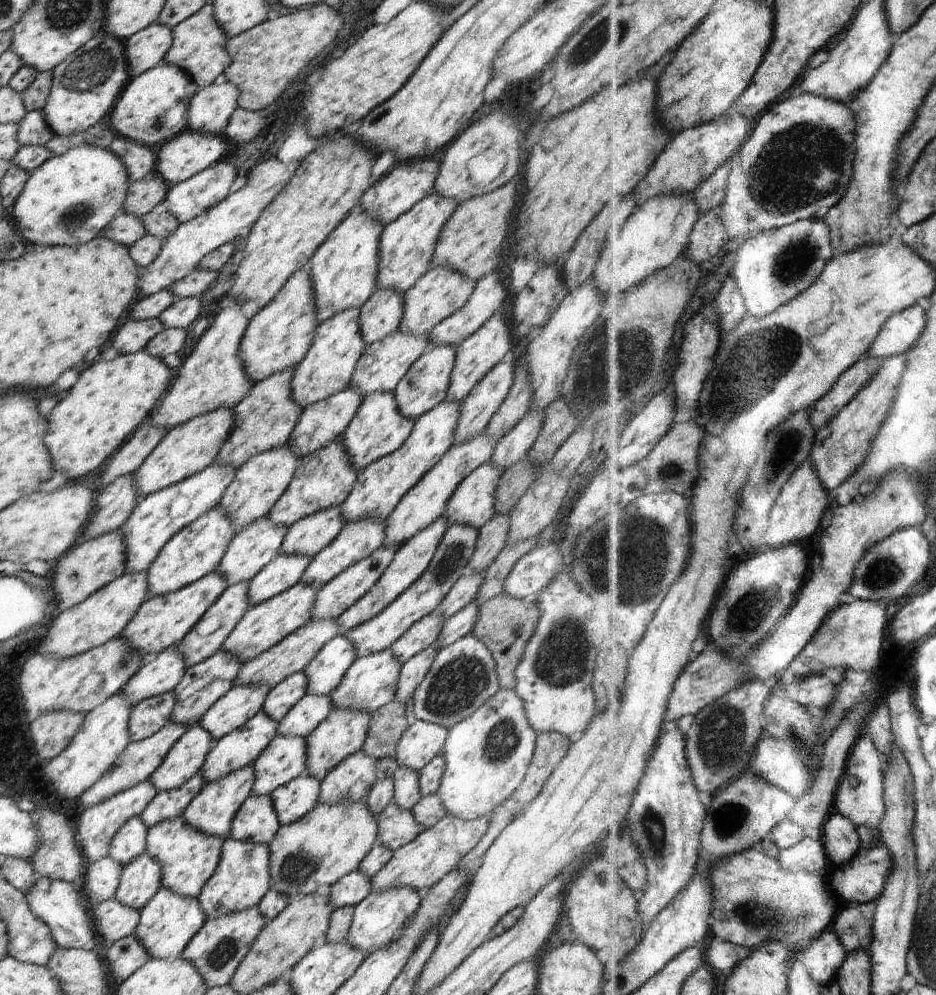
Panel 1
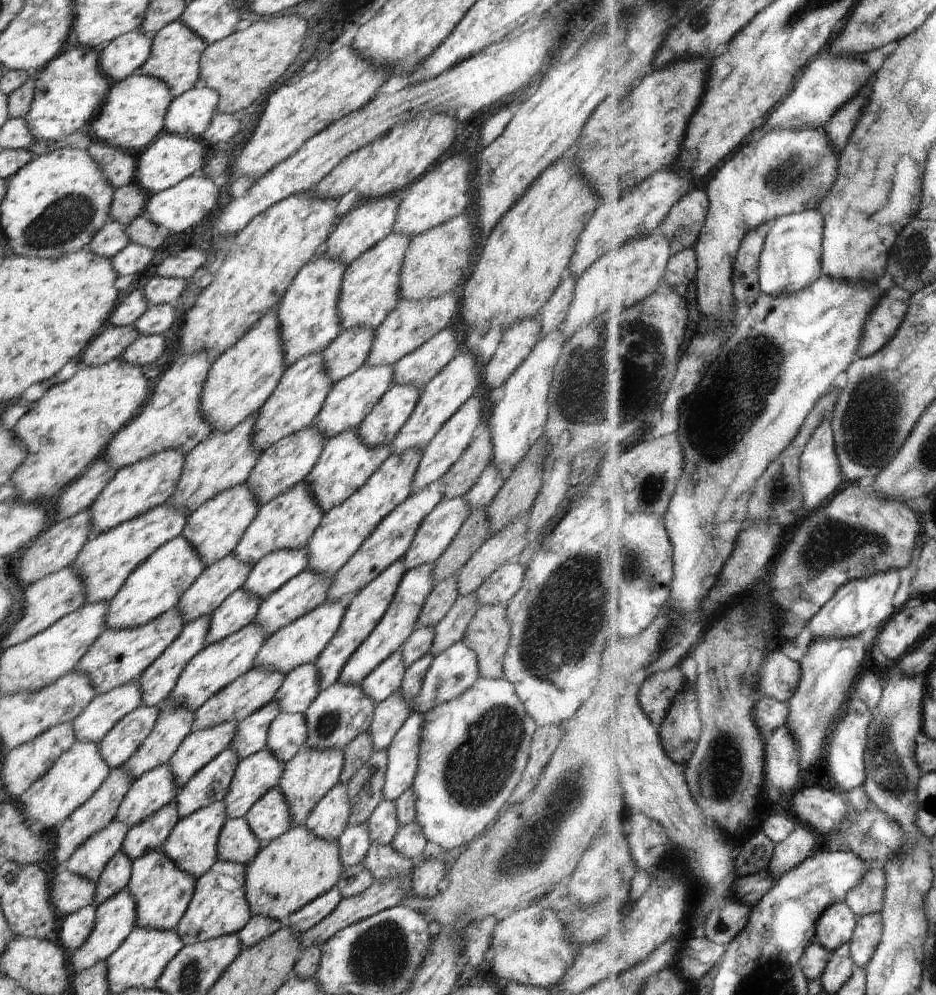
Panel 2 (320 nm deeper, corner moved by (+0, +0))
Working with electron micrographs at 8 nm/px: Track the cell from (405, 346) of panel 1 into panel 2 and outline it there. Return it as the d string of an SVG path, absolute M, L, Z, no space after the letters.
M364 364L350 376L339 380L331 386L330 392L323 402L320 412L313 420L321 434L329 440L342 431L356 429L370 414L376 403L390 390L393 382L393 365L369 367Z

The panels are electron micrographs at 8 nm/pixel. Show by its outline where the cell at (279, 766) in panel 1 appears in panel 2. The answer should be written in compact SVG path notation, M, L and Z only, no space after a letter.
M266 749L240 759L223 798L227 820L244 817L263 794L277 786L283 770L284 763Z

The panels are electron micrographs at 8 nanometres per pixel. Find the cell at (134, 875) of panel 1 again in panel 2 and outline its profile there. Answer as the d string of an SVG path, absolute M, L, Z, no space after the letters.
M126 888L97 906L92 932L82 946L69 953L68 966L70 966L73 975L105 961L128 938L128 935L135 929L135 902L136 900Z

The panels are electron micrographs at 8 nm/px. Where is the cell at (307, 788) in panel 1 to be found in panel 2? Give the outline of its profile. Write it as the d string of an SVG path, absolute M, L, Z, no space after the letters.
M276 786L263 794L244 818L257 839L266 845L292 828L291 816L282 791Z

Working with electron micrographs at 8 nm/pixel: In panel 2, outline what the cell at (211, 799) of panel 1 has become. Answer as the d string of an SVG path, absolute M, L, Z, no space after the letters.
M222 800L210 803L210 806L197 810L185 819L180 819L160 850L181 871L189 874L192 878L199 879L212 868L212 865L218 859L218 837L224 823L227 821L226 811L225 802Z

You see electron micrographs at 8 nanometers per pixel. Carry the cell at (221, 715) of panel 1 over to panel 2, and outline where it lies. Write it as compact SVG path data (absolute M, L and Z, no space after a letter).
M238 721L190 733L169 760L175 784L181 789L206 763L228 750Z

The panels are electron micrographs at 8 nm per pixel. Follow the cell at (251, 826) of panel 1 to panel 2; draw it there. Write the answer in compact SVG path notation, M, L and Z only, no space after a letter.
M244 817L230 819L224 823L217 844L217 855L221 861L230 861L246 866L258 854L262 843L250 830Z

